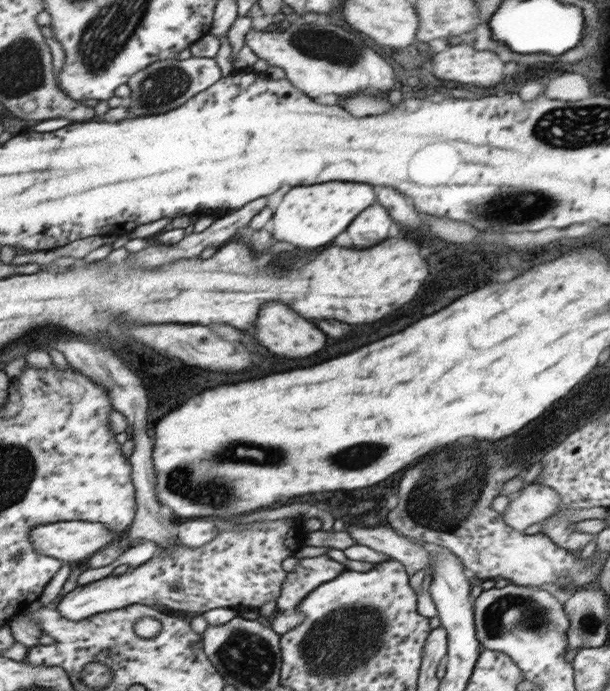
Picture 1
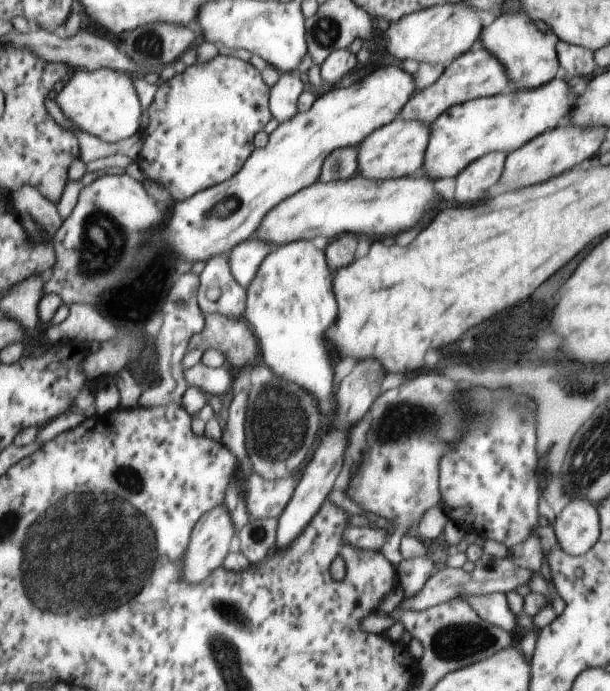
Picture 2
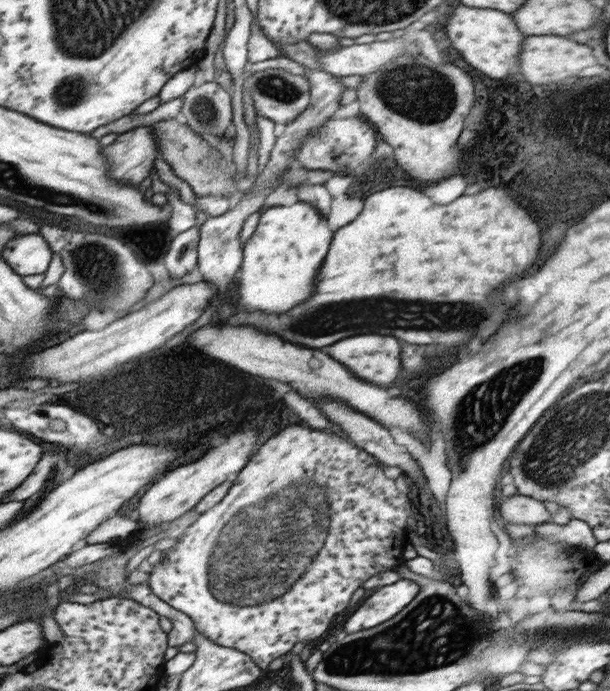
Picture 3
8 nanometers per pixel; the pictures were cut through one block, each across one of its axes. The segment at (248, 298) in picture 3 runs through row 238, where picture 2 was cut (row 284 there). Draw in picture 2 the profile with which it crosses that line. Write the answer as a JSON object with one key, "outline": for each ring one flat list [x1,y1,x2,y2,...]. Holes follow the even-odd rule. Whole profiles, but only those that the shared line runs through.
{"outline":[[303,239,273,248,263,258,255,278,245,290,246,302,241,318,251,324,256,334,261,362,283,380,301,384,301,388,313,392,317,404,321,404,321,412,331,412,333,404,327,396,331,392,335,364,331,366,327,360,323,332,335,322,337,306,331,294,331,276,323,250,317,250]]}

